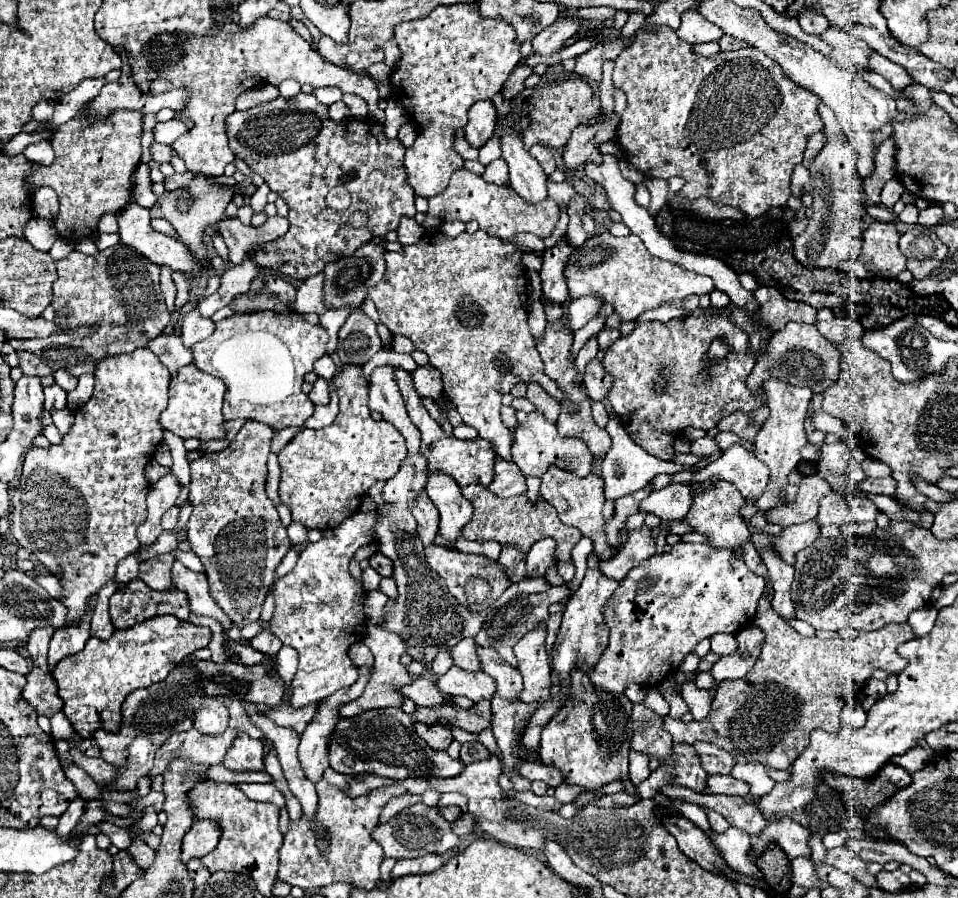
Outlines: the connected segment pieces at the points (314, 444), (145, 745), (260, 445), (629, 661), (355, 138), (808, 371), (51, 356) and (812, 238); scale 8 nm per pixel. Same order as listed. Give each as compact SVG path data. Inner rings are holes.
M342 364L342 372L334 376L334 386L340 400L340 412L334 422L322 430L298 432L278 454L280 468L282 468L280 498L290 506L294 522L318 530L326 530L328 526L336 528L350 514L354 514L360 508L364 496L368 494L368 488L378 480L392 478L398 472L400 462L406 458L406 444L402 434L392 424L376 422L370 416L370 408L368 408L370 380L362 374L362 366Z
M178 666L178 670L174 670L174 674L168 674L166 680L142 690L134 690L134 694L126 696L126 700L122 702L120 730L118 732L96 730L92 734L98 748L102 750L102 758L110 764L116 764L116 766L120 764L118 780L110 784L108 788L134 792L138 778L150 774L154 764L154 754L162 746L162 742L166 742L166 738L170 738L174 732L182 732L182 728L184 730L192 728L194 710L198 710L198 706L206 698L198 690L196 676L198 676L196 670Z
M248 420L230 448L206 454L190 464L190 502L194 510L186 538L206 568L212 598L240 628L260 618L276 568L290 548L278 510L266 496L266 460L272 436L270 426Z
M678 542L672 546L670 554L664 552L662 556L640 562L628 572L618 590L602 608L604 622L610 626L610 642L590 674L592 684L614 694L622 694L628 684L640 684L646 688L652 684L656 686L678 670L684 656L694 650L700 640L710 638L710 634L716 632L736 634L742 630L742 626L750 626L754 622L764 586L766 578L750 572L742 556L726 548L714 548L710 544Z
M300 92L292 98L278 96L276 100L254 106L250 110L232 112L226 118L226 130L232 152L242 158L252 168L252 172L260 174L270 186L270 190L274 190L288 204L290 230L282 238L264 244L254 256L254 260L266 270L276 270L296 280L306 280L310 276L320 274L326 264L336 262L338 258L344 258L358 250L362 244L370 242L374 234L382 238L386 232L396 230L402 216L416 216L416 194L414 188L408 184L408 176L404 170L406 148L398 138L386 138L382 122L362 122L356 118L350 118L350 122L334 122L328 116L326 104L318 102L314 94ZM334 186L346 186L346 190L350 192L352 204L348 206L348 210L336 212L328 208L326 194ZM354 212L366 212L370 216L364 228L354 228L350 224L350 216Z
M790 322L786 324L784 330L778 330L770 338L768 352L760 356L760 360L756 362L748 378L748 386L752 390L758 390L762 382L770 376L784 378L784 382L790 382L790 384L808 386L814 394L820 394L830 386L834 386L840 378L840 350L832 342L828 342L814 324Z
M116 244L94 256L82 252L70 252L66 258L56 260L58 278L54 280L52 306L56 310L56 322L62 330L70 326L96 324L98 332L86 338L70 338L68 334L54 334L40 340L9 339L14 350L28 350L38 354L52 370L64 368L70 374L80 376L94 372L98 360L108 354L124 354L146 346L152 338L160 336L170 324L172 314L164 304L160 292L160 268L142 258L134 248ZM62 264L62 268L60 268Z
M826 134L826 144L810 164L812 180L812 216L808 228L794 240L794 256L802 266L814 268L838 268L838 264L858 252L862 242L862 180L856 172L858 154L850 142L832 138Z

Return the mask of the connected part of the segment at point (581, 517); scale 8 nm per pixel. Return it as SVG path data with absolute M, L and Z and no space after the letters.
M550 466L550 470L542 476L542 486L540 486L540 496L544 496L556 510L558 516L564 524L574 526L582 532L582 536L588 536L594 542L594 554L600 556L600 560L612 558L612 548L606 542L604 534L604 518L602 518L602 506L604 506L604 486L602 478L590 472L588 476L580 478L572 472L566 472L562 468Z

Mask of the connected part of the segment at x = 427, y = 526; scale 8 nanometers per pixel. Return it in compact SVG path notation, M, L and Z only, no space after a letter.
M426 492L418 494L416 504L412 508L412 514L414 514L416 522L418 522L418 536L424 542L424 546L432 544L432 540L438 534L438 522L440 522L440 518L438 518L438 510L436 510L434 502L430 502L430 498L428 498Z

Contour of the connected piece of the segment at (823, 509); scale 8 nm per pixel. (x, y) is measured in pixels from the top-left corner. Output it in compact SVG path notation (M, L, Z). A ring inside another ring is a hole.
M830 492L820 500L820 512L818 512L818 522L824 524L848 524L852 522L850 510L846 506L844 496L840 496L838 492Z

